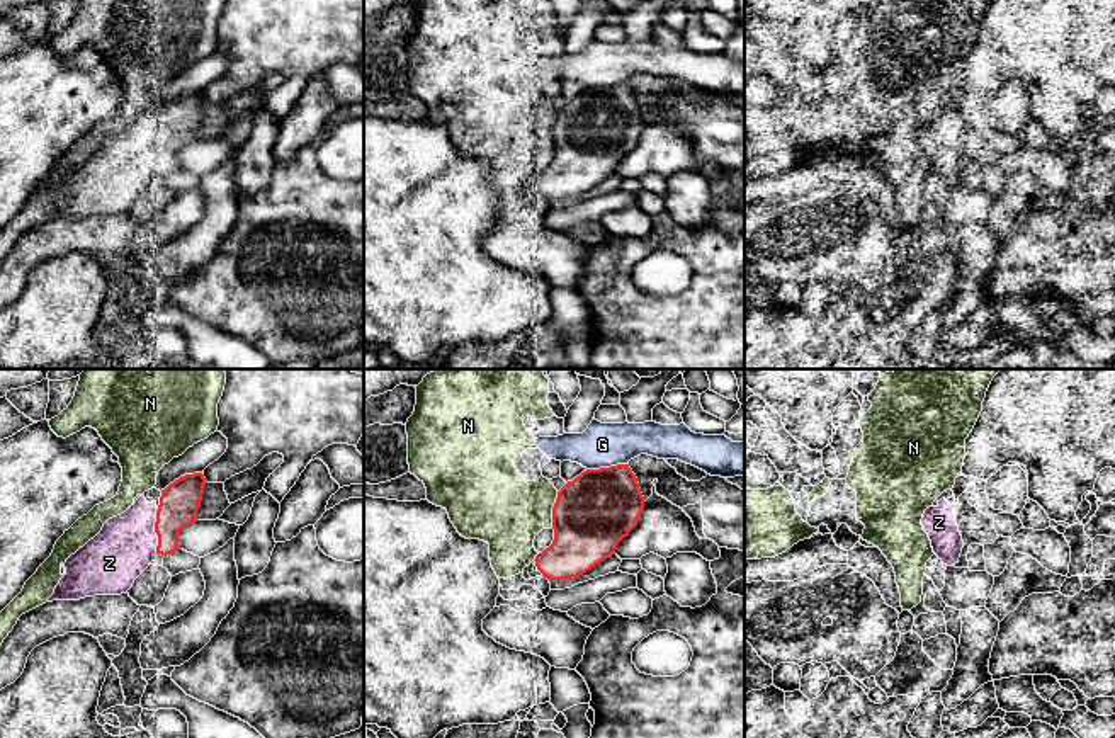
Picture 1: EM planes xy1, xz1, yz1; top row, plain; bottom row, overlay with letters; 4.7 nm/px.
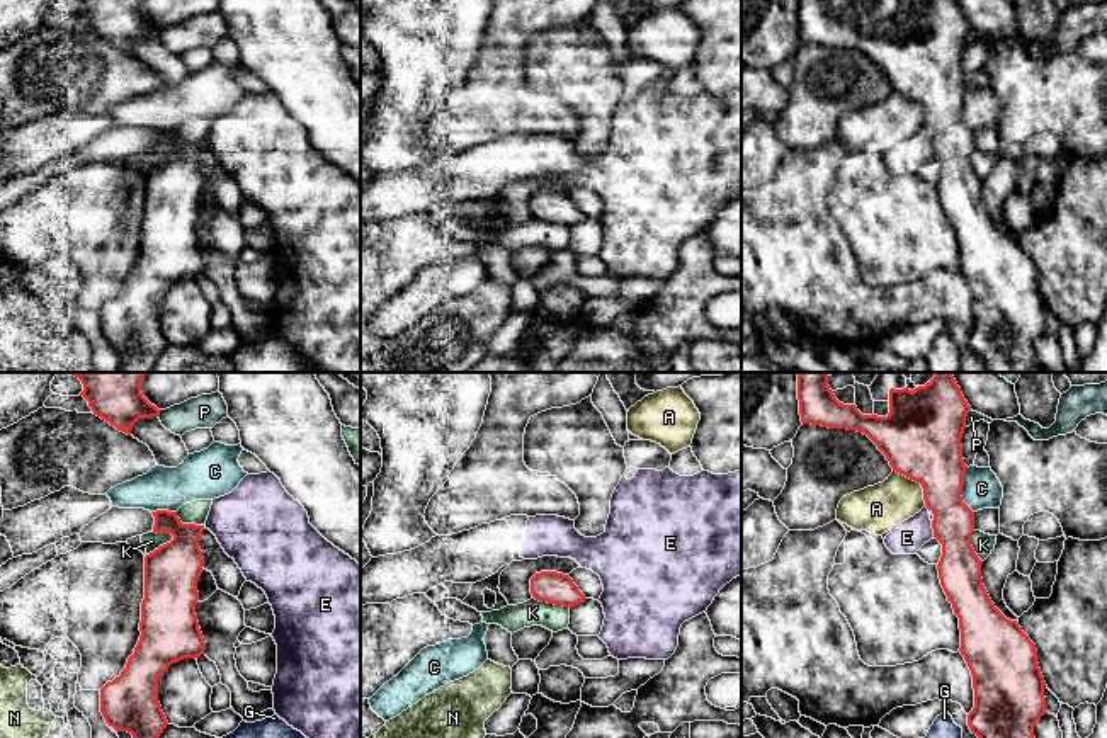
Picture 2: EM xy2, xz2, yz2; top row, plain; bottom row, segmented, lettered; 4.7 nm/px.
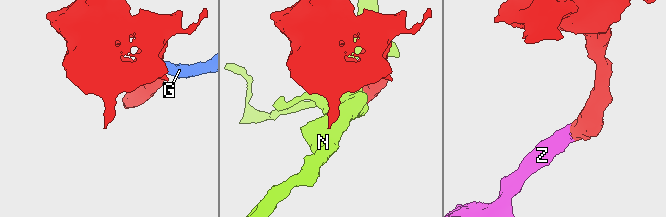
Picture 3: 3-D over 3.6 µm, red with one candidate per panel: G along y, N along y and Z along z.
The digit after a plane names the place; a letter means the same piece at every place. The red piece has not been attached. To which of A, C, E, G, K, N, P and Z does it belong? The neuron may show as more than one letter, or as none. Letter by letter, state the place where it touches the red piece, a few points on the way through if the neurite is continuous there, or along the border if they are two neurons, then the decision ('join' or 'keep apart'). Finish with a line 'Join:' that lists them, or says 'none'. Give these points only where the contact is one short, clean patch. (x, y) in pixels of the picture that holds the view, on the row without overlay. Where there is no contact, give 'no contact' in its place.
A: meets red in yz2 at (917, 101); border along yz2 (893, 89), (920, 104), (925, 124); keep apart
C: meets red in yz2 at (961, 109); border along yz2 (966, 87), (961, 119), (973, 131); keep apart
E: meets red in yz2 at (932, 147); border along yz2 (931, 140), (934, 155); keep apart
G: meets red in xz1 at (605, 87); border along xz1 (626, 82), (587, 89); keep apart
K: meets red in xy2 at (160, 165); keep apart
N: meets red in xz1 at (553, 130); keep apart
P: meets red in yz2 at (965, 38); keep apart
Z: meets red in xy1 at (155, 150); join
Join: Z

